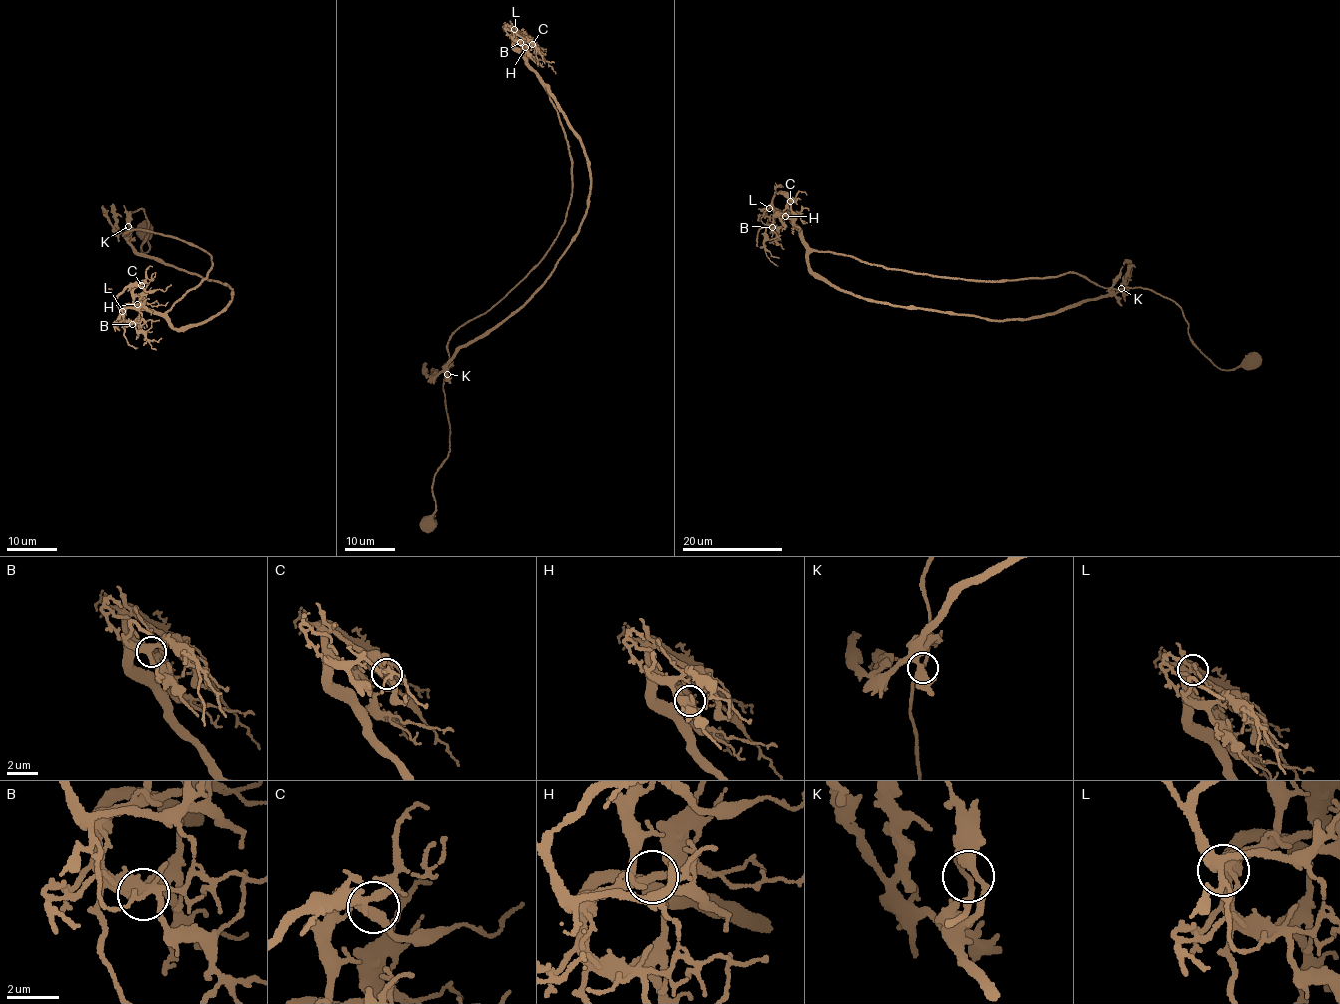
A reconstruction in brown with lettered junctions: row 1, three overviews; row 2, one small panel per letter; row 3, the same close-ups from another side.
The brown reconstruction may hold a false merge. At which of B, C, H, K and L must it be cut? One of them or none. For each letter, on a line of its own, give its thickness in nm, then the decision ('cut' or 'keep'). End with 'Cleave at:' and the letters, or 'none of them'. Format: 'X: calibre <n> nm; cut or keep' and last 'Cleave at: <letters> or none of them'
B: calibre 400 nm; keep
C: calibre 280 nm; keep
H: calibre 220 nm; keep
K: calibre 170 nm; keep
L: calibre 320 nm; keep
Cleave at: none of them

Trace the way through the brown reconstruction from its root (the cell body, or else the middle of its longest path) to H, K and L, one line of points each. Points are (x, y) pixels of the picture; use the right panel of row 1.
H: (1251, 361), (1217, 368), (1181, 309), (1147, 288), (1074, 273), (983, 281), (883, 268), (813, 250), (785, 216)
K: (1251, 361), (1243, 361), (1231, 370), (1217, 368), (1192, 343), (1187, 321), (1173, 301), (1147, 288), (1122, 288)
L: (1251, 361), (1217, 368), (1181, 309), (1147, 288), (1074, 273), (983, 281), (883, 268), (813, 250), (769, 208)

